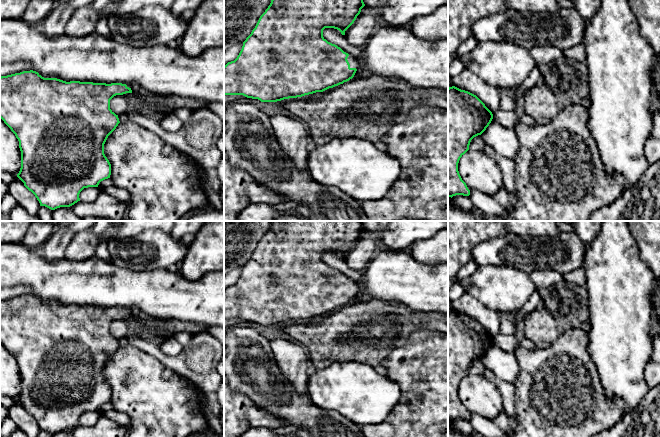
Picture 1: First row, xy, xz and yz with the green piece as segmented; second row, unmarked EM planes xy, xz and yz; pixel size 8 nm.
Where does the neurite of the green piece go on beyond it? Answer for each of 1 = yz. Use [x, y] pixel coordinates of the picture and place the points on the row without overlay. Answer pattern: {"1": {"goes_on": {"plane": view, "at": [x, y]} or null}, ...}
{"1": {"goes_on": null}}

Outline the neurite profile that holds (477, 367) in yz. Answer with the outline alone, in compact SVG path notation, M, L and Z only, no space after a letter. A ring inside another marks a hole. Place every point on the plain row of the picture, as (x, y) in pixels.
M478 359L478 360L474 361L471 364L470 369L469 369L469 373L470 374L477 374L477 375L484 376L485 369L486 368L485 368L482 360L481 359Z

